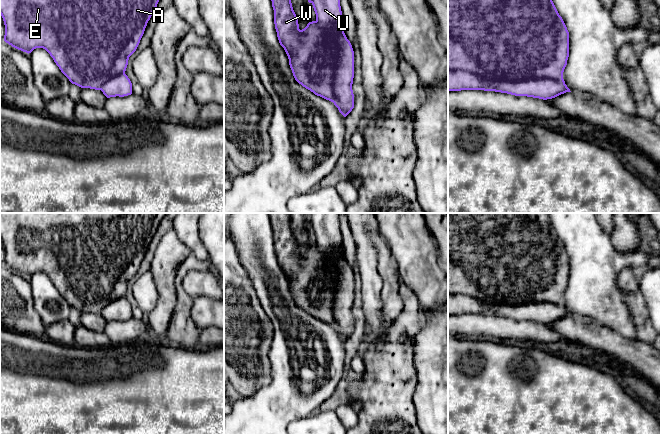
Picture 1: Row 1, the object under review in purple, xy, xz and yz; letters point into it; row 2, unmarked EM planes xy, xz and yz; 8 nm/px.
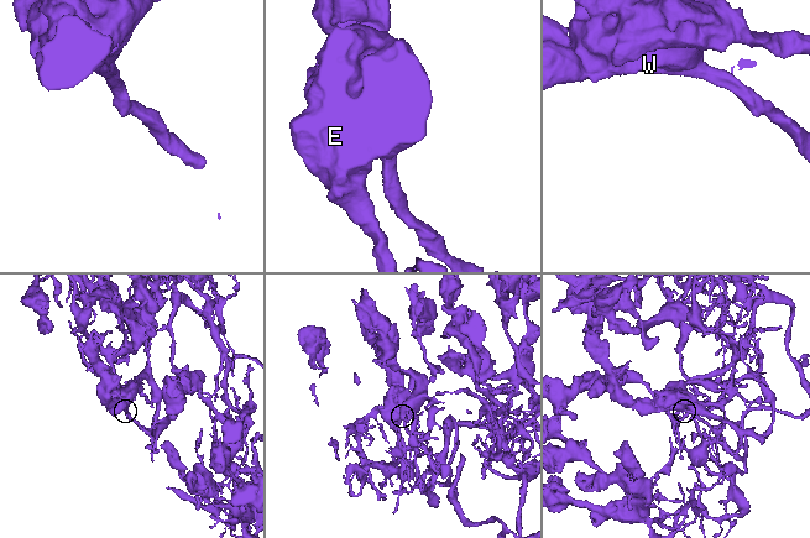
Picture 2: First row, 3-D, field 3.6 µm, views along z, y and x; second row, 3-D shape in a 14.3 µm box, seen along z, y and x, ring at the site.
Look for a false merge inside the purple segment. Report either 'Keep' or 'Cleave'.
Keep

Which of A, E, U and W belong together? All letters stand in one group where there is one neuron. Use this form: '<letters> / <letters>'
A E U W

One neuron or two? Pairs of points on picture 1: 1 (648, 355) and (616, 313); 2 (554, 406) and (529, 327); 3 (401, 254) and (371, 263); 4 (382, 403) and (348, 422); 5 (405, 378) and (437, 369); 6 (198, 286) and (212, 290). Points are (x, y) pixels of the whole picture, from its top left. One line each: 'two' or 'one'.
1: two
2: two
3: two
4: two
5: two
6: one

